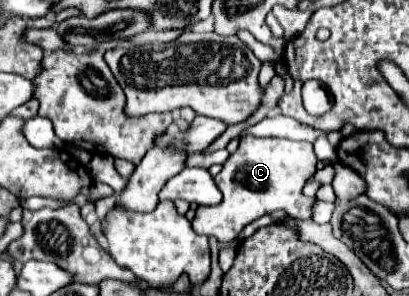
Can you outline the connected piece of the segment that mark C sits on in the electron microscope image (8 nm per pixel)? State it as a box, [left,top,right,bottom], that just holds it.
[191,134,317,244]

